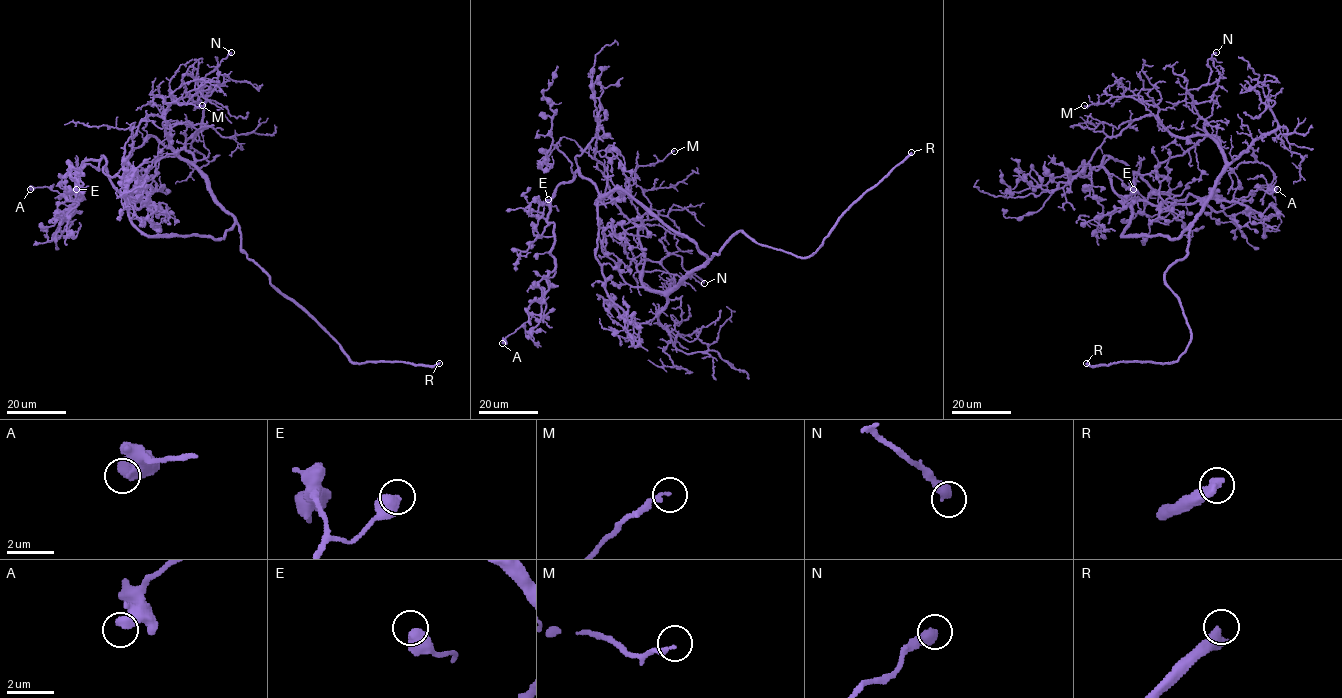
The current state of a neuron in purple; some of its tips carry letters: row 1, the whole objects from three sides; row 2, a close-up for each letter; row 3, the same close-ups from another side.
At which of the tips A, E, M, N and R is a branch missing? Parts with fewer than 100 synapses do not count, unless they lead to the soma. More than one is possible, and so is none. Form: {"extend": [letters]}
{"extend": ["R"]}

